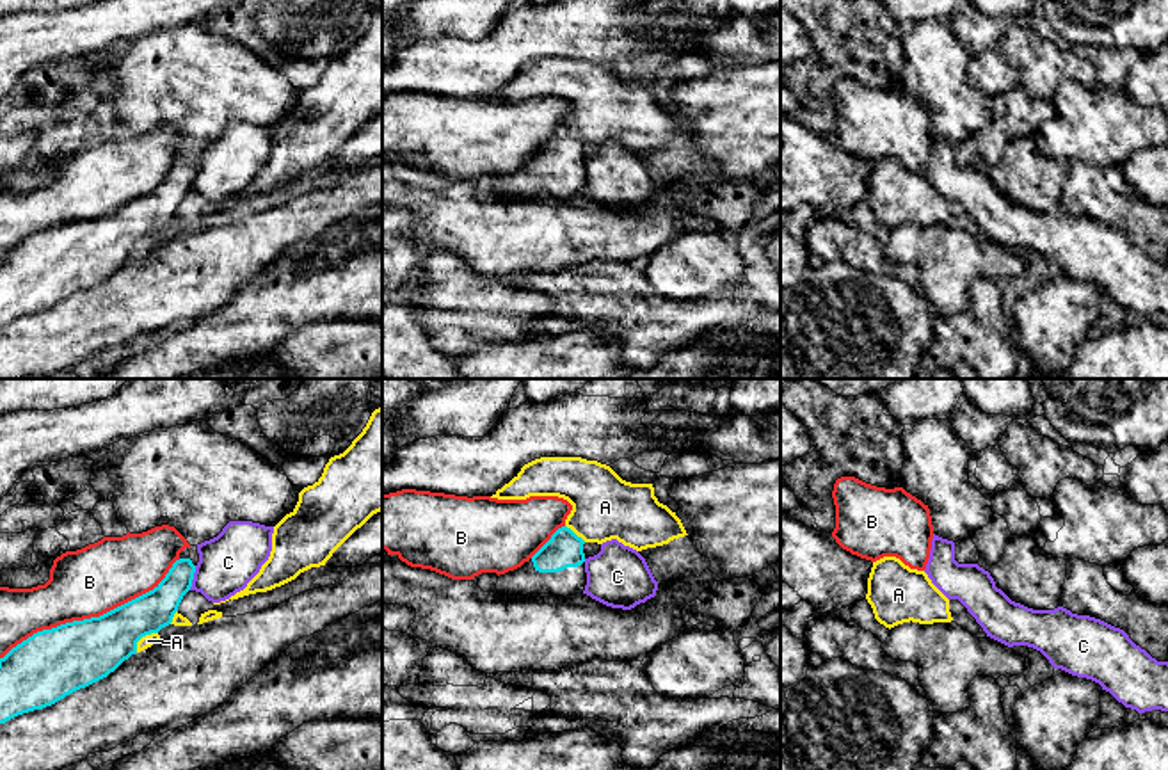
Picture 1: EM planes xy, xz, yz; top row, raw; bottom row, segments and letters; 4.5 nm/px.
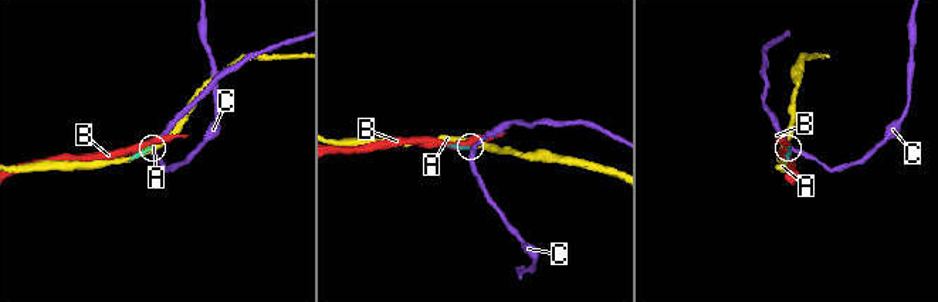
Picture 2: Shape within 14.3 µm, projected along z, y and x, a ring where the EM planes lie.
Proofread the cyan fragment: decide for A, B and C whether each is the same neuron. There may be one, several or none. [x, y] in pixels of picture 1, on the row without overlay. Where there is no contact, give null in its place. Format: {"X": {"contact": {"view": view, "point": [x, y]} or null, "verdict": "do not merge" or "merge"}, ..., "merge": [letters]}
{"A": {"contact": {"view": "xy", "point": [143, 237]}, "verdict": "do not merge"}, "B": {"contact": {"view": "xy", "point": [91, 219]}, "verdict": "do not merge"}, "C": {"contact": {"view": "xy", "point": [192, 180]}, "verdict": "do not merge"}, "merge": []}

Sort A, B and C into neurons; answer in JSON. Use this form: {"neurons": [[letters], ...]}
{"neurons": [["A"], ["B"], ["C"]]}

